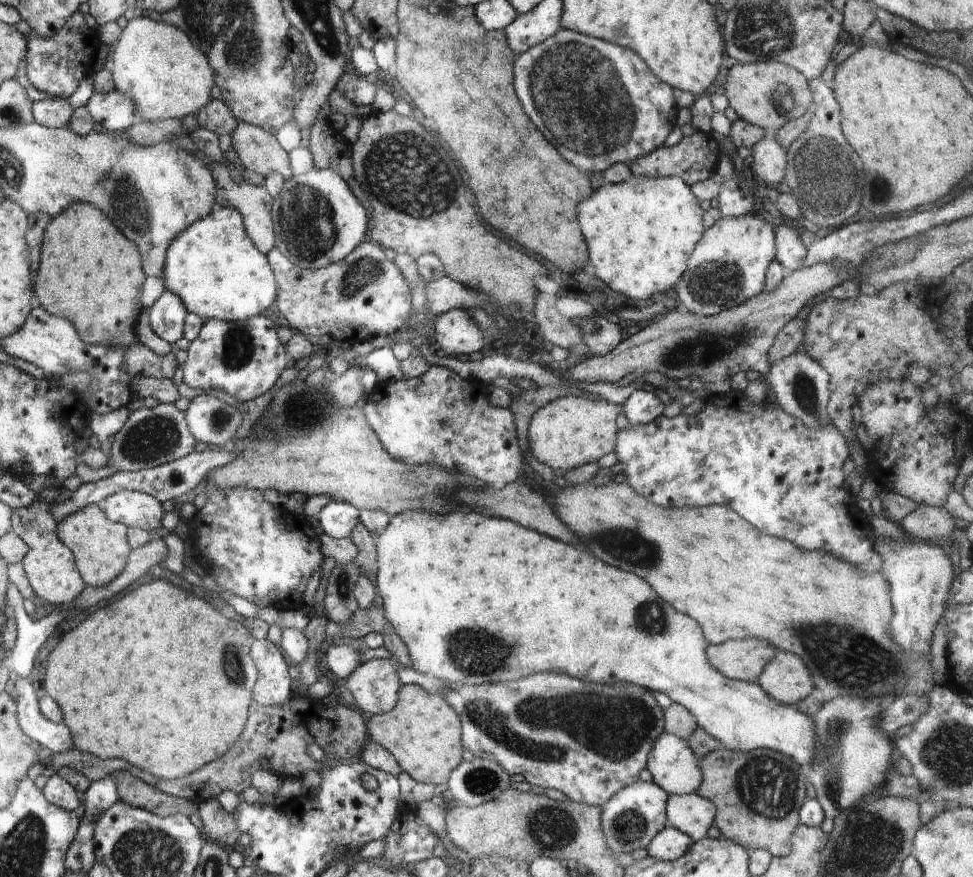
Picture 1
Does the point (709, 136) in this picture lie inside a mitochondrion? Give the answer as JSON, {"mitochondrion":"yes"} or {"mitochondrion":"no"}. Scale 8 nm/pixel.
{"mitochondrion":"no"}

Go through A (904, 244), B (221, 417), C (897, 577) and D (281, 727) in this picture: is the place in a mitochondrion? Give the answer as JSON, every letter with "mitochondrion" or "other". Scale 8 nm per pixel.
{"A":"other","B":"mitochondrion","C":"other","D":"other"}

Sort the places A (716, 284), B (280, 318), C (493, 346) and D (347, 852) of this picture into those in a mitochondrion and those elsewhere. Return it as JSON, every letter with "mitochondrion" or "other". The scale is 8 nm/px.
{"A":"mitochondrion","B":"other","C":"other","D":"other"}

